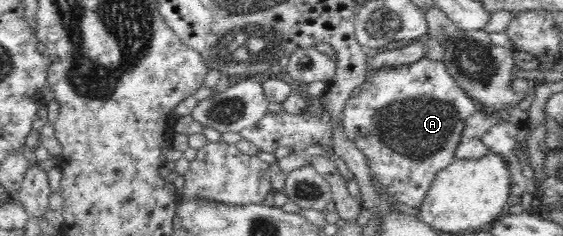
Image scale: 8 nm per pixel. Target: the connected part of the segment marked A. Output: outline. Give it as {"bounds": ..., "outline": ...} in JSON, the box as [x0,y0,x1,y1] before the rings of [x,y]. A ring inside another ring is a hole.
{"bounds":[339,59,477,207],"outline":[[[421,59],[412,65],[368,73],[365,81],[355,87],[349,97],[349,103],[343,109],[339,124],[345,134],[365,154],[370,174],[378,187],[388,190],[388,195],[398,202],[411,207],[421,207],[435,175],[456,160],[455,151],[461,143],[461,133],[465,123],[476,111],[477,103],[469,97],[455,81],[455,73],[441,61]]]}

